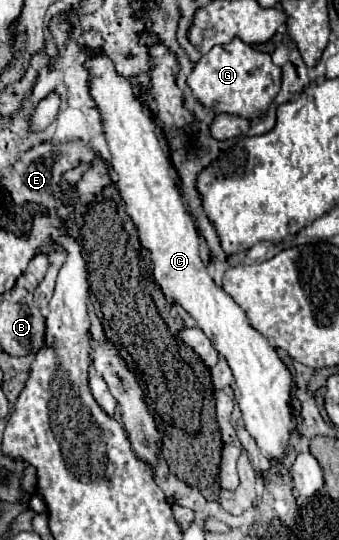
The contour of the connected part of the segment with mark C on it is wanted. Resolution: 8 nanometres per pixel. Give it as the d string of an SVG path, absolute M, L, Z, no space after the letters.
M96 30L82 32L78 38L86 54L86 68L90 70L90 96L100 110L104 136L110 148L110 162L118 174L118 192L126 202L126 212L138 228L140 244L150 252L154 280L170 302L180 304L210 338L214 350L228 360L236 380L236 402L244 414L244 424L250 436L258 442L262 454L278 460L288 446L294 432L294 416L290 412L292 376L268 344L264 334L258 334L246 312L214 284L200 254L200 238L194 220L184 208L178 194L178 180L172 174L170 154L162 150L156 140L156 122L148 108L140 102L134 86L116 68L112 58L102 54L104 38Z

